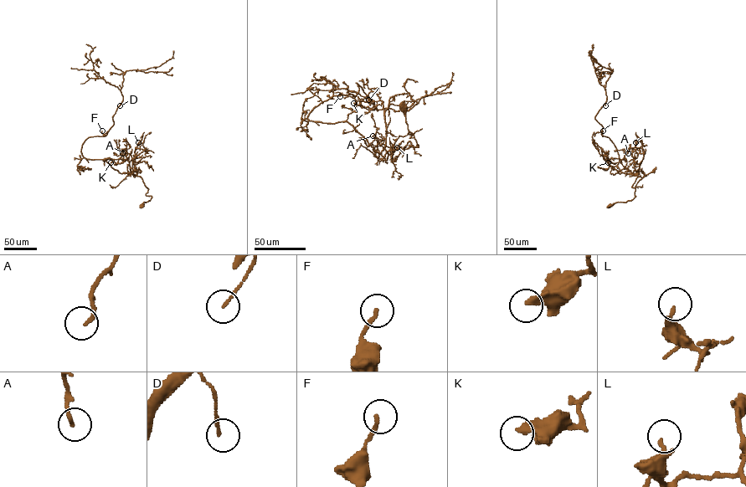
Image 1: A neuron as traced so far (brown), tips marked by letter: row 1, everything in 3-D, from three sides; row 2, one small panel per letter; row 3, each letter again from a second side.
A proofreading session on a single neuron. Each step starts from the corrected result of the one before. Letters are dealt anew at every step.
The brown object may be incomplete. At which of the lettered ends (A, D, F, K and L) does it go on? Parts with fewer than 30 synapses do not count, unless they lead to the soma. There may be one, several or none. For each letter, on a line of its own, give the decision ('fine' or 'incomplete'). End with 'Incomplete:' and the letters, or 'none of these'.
A: fine
D: fine
F: fine
K: fine
L: fine
Incomplete: none of these

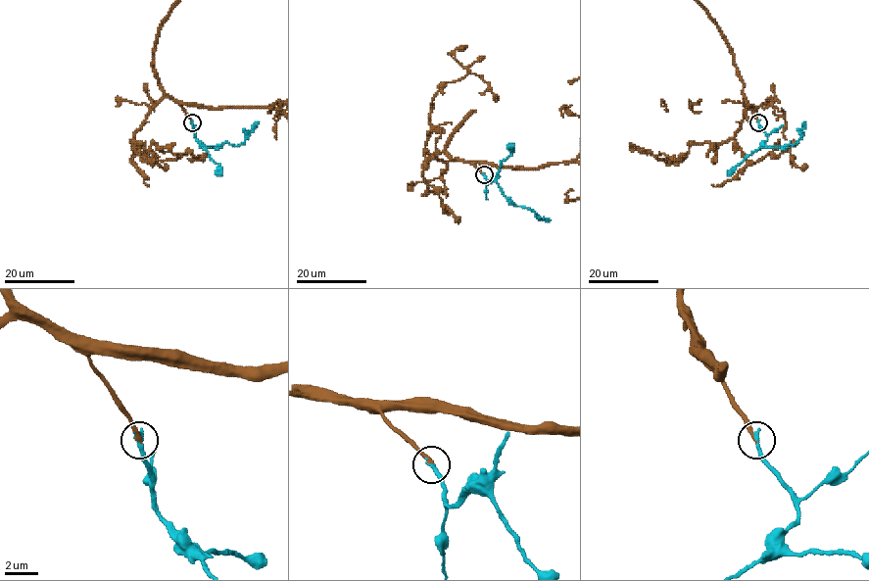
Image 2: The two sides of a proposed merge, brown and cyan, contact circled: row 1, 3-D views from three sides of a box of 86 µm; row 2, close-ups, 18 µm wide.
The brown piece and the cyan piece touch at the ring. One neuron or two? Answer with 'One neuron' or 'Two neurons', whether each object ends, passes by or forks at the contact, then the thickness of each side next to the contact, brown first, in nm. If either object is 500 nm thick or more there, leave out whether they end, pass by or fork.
One neuron. At the ring brown ends. At the ring cyan ends. Thickness 240 nm (brown) against 280 nm

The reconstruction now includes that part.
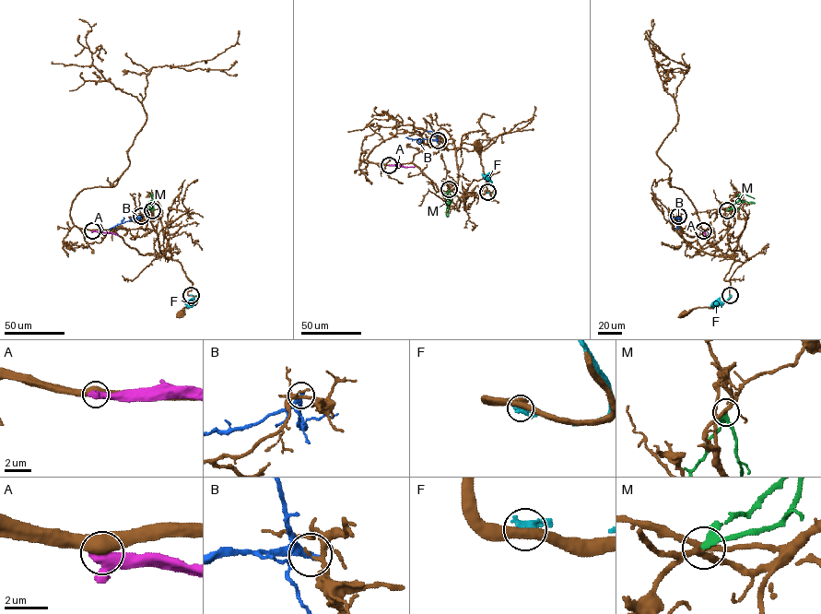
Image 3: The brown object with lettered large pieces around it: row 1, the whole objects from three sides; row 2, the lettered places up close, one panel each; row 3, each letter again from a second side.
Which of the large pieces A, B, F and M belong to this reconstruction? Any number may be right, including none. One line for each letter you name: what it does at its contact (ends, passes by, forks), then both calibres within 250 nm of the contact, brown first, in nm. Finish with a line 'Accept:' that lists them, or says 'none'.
Accept: none

